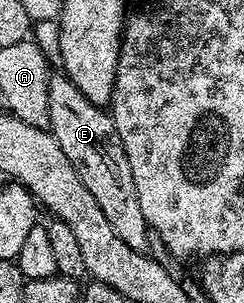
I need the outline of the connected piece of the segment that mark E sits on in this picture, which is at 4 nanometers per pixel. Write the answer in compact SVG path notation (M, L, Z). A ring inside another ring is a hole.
M58 72L50 75L48 82L48 129L55 136L59 146L63 149L63 156L71 160L75 172L79 172L79 180L87 187L87 192L95 196L95 204L103 208L103 216L107 216L107 224L115 231L115 236L123 240L135 252L149 254L149 238L151 231L147 220L143 216L143 208L139 208L139 192L135 192L135 176L131 176L131 164L127 164L127 152L123 152L123 140L119 140L119 132L113 123L112 113L108 109L96 106L75 84L68 75Z

